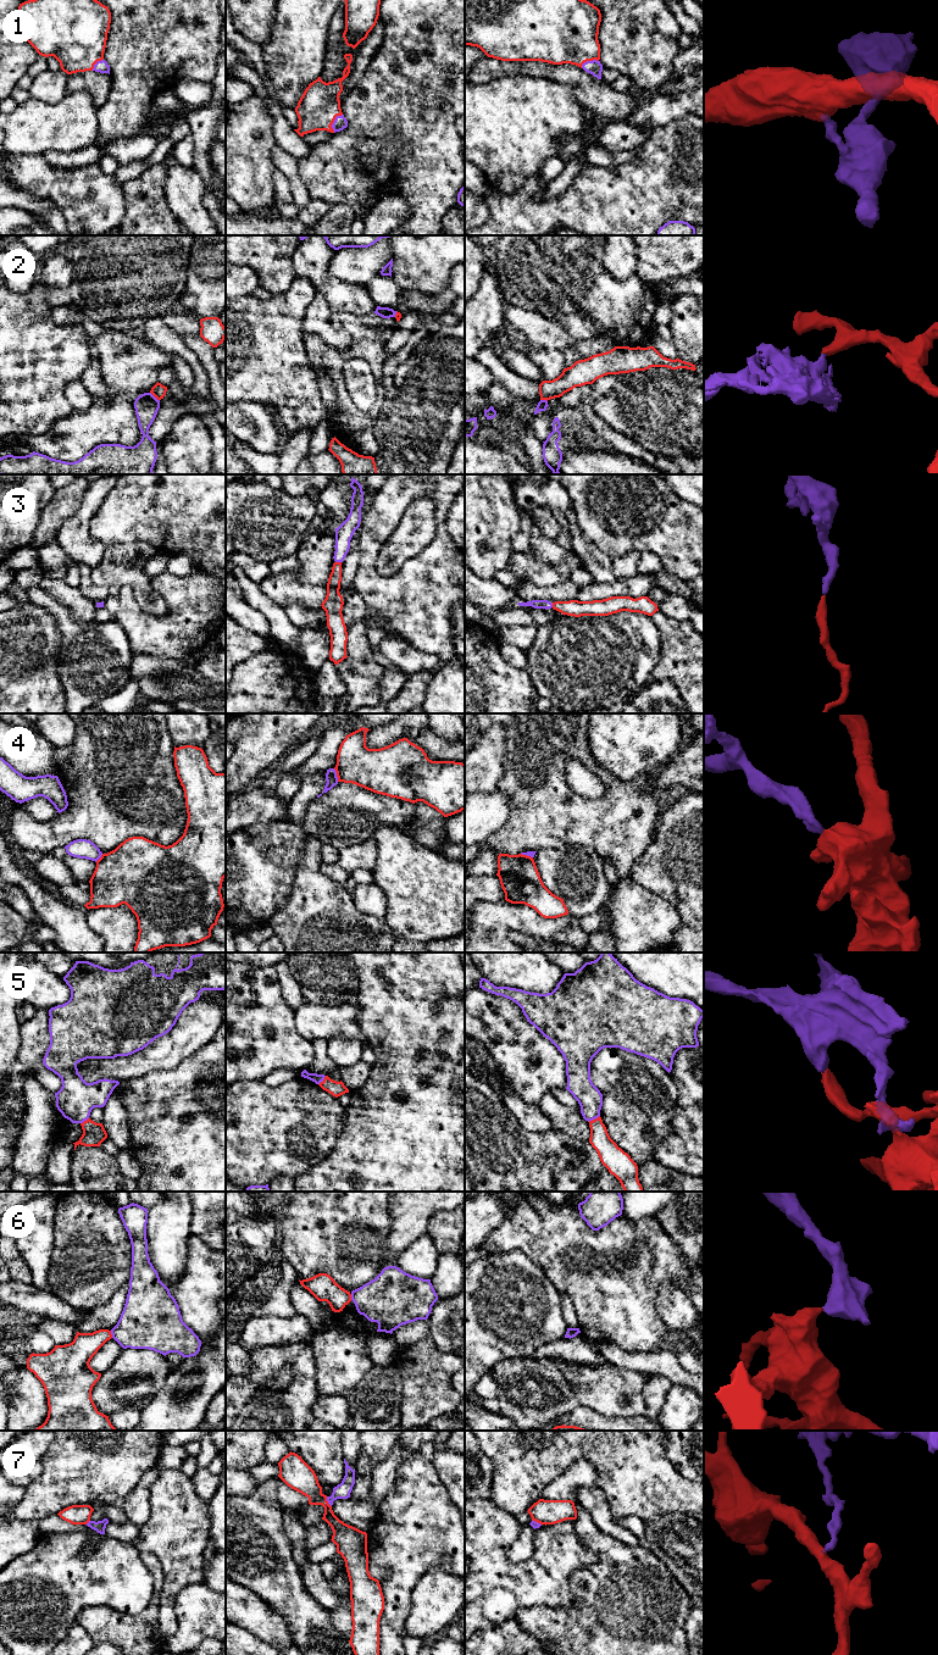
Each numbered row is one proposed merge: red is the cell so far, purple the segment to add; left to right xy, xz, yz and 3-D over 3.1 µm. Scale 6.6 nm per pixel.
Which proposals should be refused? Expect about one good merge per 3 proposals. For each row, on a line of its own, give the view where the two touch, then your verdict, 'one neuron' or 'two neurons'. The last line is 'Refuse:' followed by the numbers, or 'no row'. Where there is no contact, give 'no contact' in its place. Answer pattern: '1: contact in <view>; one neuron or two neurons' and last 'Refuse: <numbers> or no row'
1: contact in xz; one neuron
2: contact in xy; two neurons
3: contact in xz; one neuron
4: contact in xz; two neurons
5: contact in yz; two neurons
6: contact in xy; two neurons
7: contact in xz; two neurons
Refuse: 2, 4, 5, 6, 7

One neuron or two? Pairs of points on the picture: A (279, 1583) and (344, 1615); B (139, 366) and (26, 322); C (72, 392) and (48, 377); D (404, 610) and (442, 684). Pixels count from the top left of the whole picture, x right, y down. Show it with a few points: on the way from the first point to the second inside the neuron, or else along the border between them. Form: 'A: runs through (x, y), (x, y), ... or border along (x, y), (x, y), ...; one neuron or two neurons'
A: border along (328, 1611), (331, 1623), (343, 1637); two neurons
B: border along (90, 346), (94, 356); two neurons
C: border along (78, 378), (65, 387), (65, 398), (76, 412); two neurons
D: border along (451, 660), (442, 664); two neurons

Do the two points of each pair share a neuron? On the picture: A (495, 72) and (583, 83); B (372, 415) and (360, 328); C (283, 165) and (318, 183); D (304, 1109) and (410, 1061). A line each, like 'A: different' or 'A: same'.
A: same
B: same
C: different
D: different

